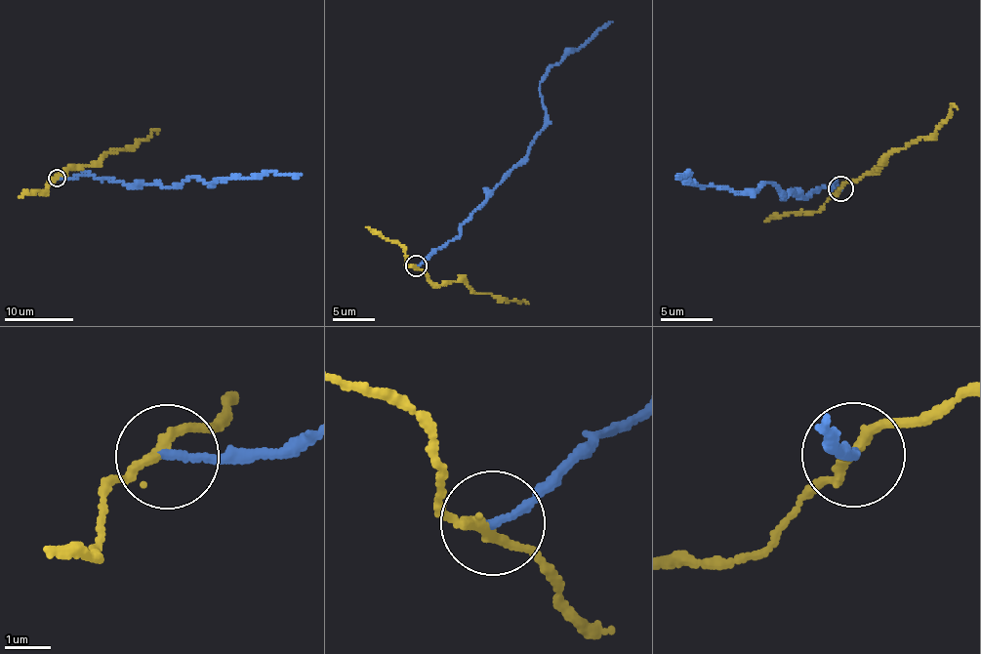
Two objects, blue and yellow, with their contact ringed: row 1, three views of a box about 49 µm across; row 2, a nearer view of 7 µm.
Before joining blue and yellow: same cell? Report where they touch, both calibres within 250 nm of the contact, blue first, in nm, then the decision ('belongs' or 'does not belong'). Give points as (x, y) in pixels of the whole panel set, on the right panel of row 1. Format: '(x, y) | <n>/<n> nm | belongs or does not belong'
(840, 188) | 180/200 nm | does not belong

